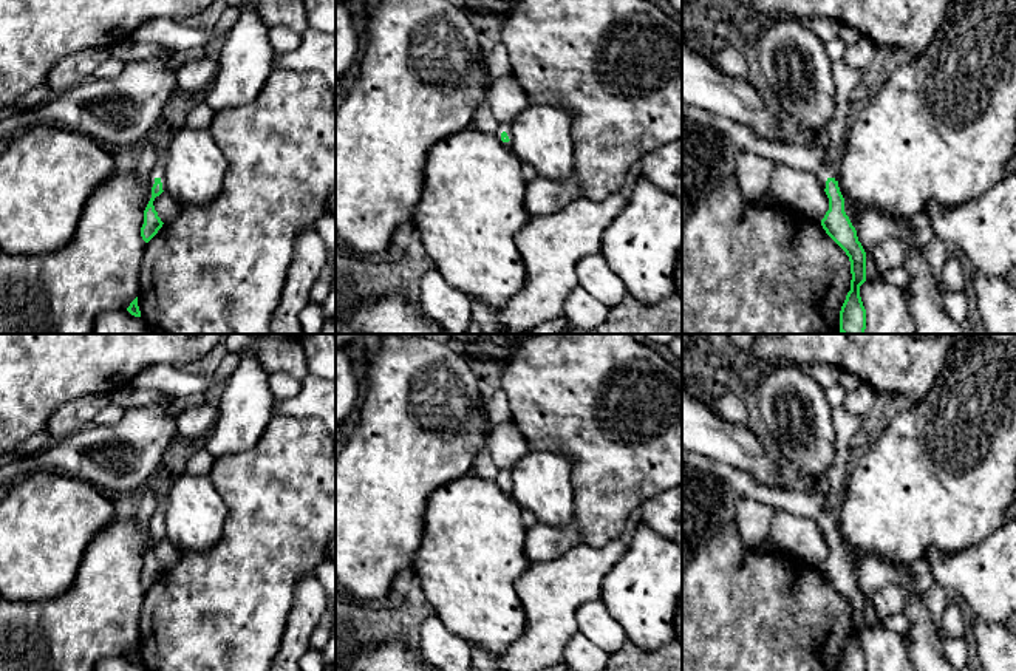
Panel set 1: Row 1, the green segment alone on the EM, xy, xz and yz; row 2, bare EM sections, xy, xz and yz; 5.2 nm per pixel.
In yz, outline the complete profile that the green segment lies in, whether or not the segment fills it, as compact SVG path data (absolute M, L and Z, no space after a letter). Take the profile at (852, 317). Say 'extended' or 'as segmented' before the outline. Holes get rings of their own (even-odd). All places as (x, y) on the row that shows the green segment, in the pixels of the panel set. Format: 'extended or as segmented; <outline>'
extended; M682 102L682 119L702 127L711 127L728 136L735 145L817 176L829 198L829 210L821 220L826 233L846 252L851 261L851 291L840 311L841 334L864 334L866 309L860 297L860 286L866 281L866 252L858 241L857 230L844 212L844 198L838 187L838 170L826 162L824 148L804 142L772 142L756 136L748 127L718 116L704 108Z

